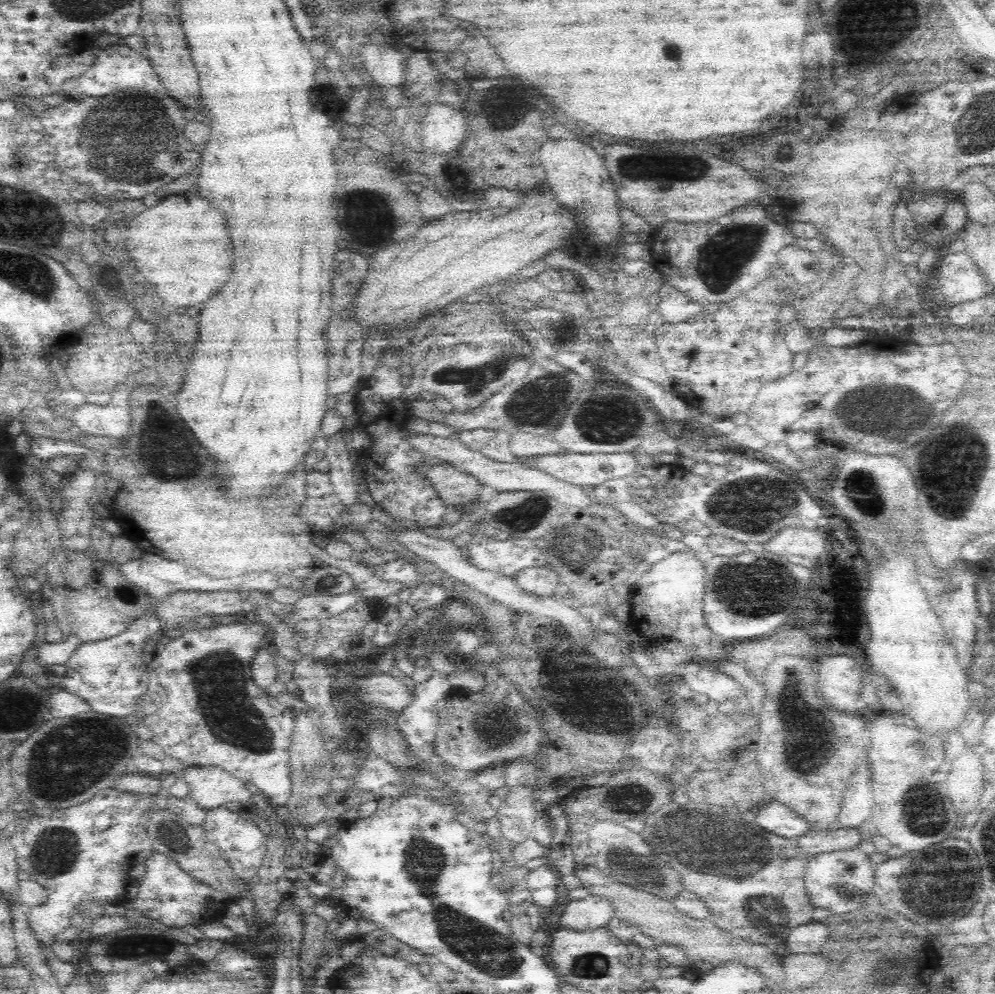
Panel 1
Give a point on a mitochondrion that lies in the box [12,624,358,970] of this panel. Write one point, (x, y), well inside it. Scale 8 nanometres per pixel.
(67, 760)

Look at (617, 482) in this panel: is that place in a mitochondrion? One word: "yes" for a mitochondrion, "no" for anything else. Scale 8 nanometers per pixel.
no

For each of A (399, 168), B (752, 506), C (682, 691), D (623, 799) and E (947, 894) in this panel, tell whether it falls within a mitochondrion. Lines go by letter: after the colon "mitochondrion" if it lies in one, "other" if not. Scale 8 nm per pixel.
A: other
B: mitochondrion
C: other
D: mitochondrion
E: mitochondrion

